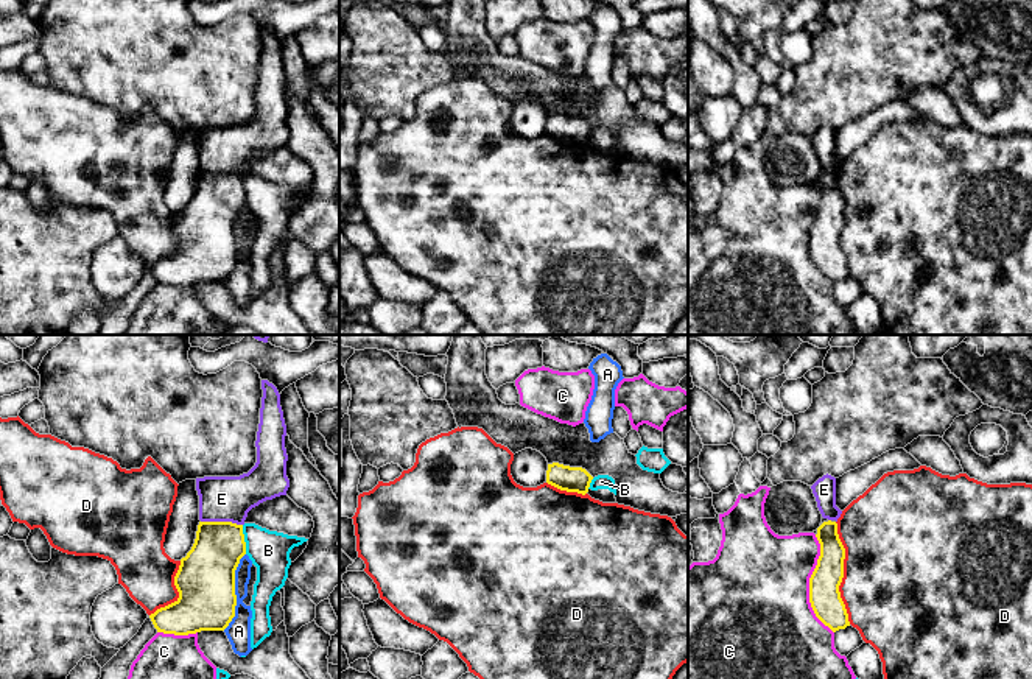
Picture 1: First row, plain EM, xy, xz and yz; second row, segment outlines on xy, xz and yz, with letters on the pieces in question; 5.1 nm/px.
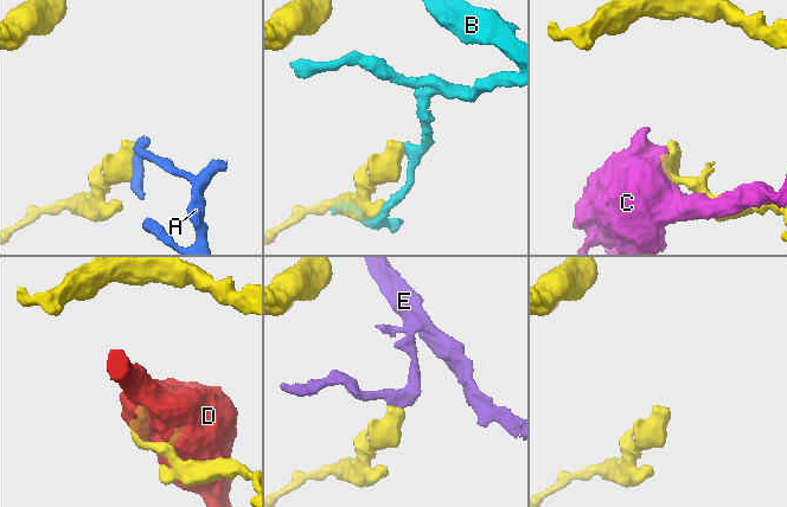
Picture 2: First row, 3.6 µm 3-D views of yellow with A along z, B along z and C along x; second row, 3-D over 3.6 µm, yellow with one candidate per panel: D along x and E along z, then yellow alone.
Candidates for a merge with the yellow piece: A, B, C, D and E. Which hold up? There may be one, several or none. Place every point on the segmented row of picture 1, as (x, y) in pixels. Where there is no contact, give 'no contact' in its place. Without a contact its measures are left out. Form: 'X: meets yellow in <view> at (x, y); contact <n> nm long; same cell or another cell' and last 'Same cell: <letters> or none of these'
A: meets yellow in xy at (234, 592); contact 420 nm long; another cell
B: meets yellow in xy at (243, 539); contact 150 nm long; another cell
C: meets yellow in yz at (810, 584); contact 500 nm long; another cell
D: meets yellow in yz at (842, 573); contact 550 nm long; another cell
E: meets yellow in xy at (221, 522); contact 220 nm long; another cell
Same cell: none of these

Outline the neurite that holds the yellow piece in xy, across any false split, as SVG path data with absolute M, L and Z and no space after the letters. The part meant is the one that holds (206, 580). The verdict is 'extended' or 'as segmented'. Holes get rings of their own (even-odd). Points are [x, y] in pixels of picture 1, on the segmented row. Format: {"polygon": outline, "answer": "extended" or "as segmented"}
{"polygon": "M199 522L191 550L181 559L174 576L179 598L149 615L157 632L188 635L201 631L224 631L235 617L235 570L246 554L243 525Z", "answer": "as segmented"}

